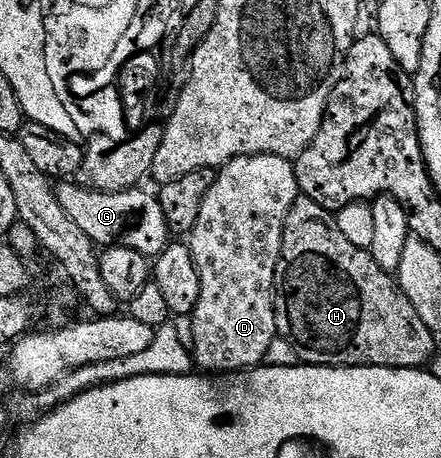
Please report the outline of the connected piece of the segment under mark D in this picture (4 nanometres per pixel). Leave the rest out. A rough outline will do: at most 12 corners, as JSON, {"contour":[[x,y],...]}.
{"contour":[[228,161],[188,236],[192,354],[237,373],[279,338],[293,162]]}

